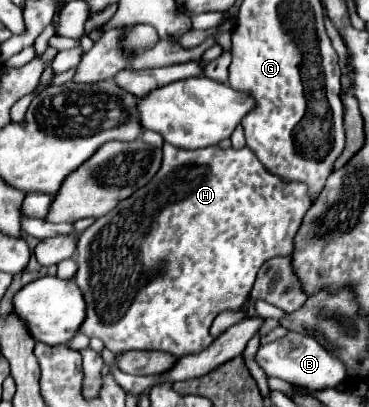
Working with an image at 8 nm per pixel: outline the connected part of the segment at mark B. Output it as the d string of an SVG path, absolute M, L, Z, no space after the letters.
M288 333L282 339L276 339L272 343L260 345L254 361L260 365L260 369L268 377L280 377L284 381L292 381L296 385L304 385L308 389L328 389L338 387L342 381L346 381L346 367L342 361L332 357L320 343L316 343L312 337L304 337L298 333Z

